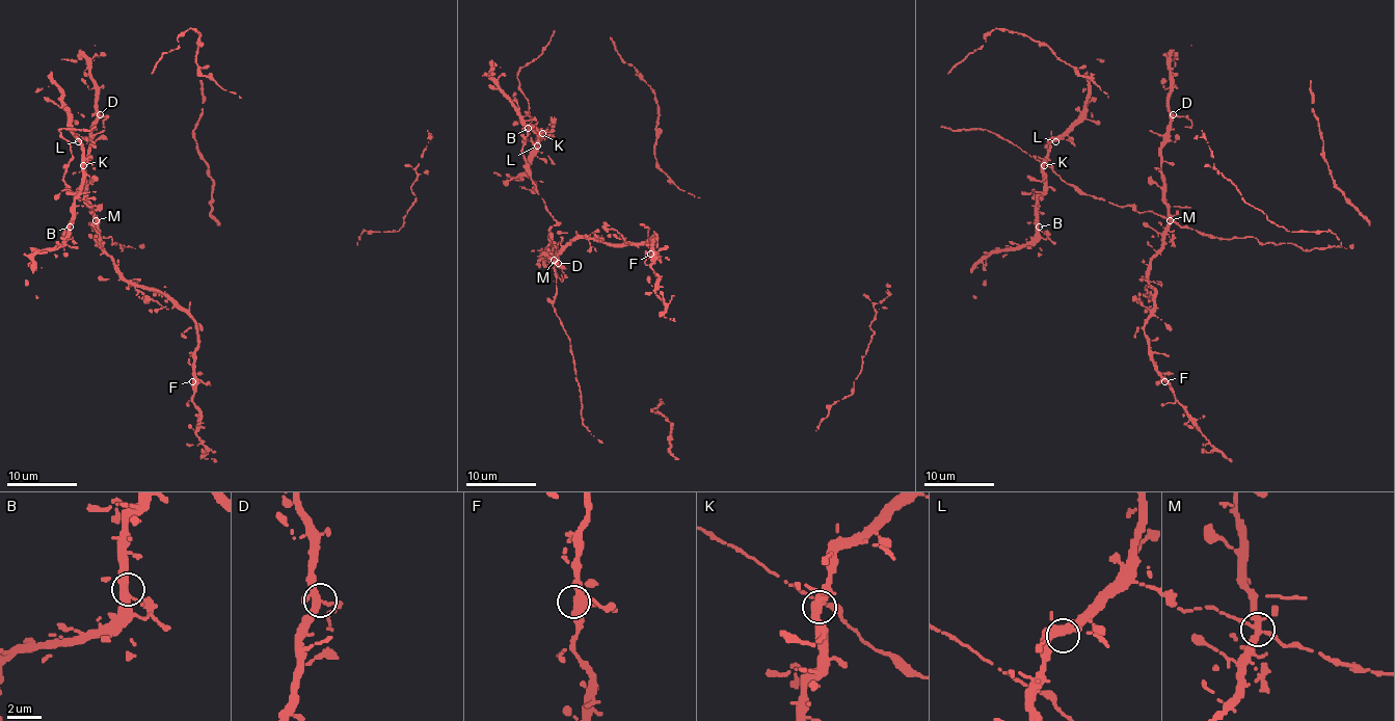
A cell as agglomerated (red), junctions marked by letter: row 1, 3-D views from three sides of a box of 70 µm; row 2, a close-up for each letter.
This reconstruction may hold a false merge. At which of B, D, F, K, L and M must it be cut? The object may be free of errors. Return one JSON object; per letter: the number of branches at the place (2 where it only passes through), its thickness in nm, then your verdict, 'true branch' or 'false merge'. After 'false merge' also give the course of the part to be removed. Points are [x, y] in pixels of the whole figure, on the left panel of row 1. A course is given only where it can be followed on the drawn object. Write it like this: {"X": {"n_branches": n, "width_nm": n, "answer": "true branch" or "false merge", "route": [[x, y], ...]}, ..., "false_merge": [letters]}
{"B": {"n_branches": 4, "width_nm": 360, "answer": "true branch"}, "D": {"n_branches": 4, "width_nm": 320, "answer": "true branch"}, "F": {"n_branches": 4, "width_nm": 380, "answer": "true branch"}, "K": {"n_branches": 5, "width_nm": 360, "answer": "true branch"}, "L": {"n_branches": 4, "width_nm": 360, "answer": "true branch"}, "M": {"n_branches": 4, "width_nm": 360, "answer": "true branch"}, "false_merge": []}

